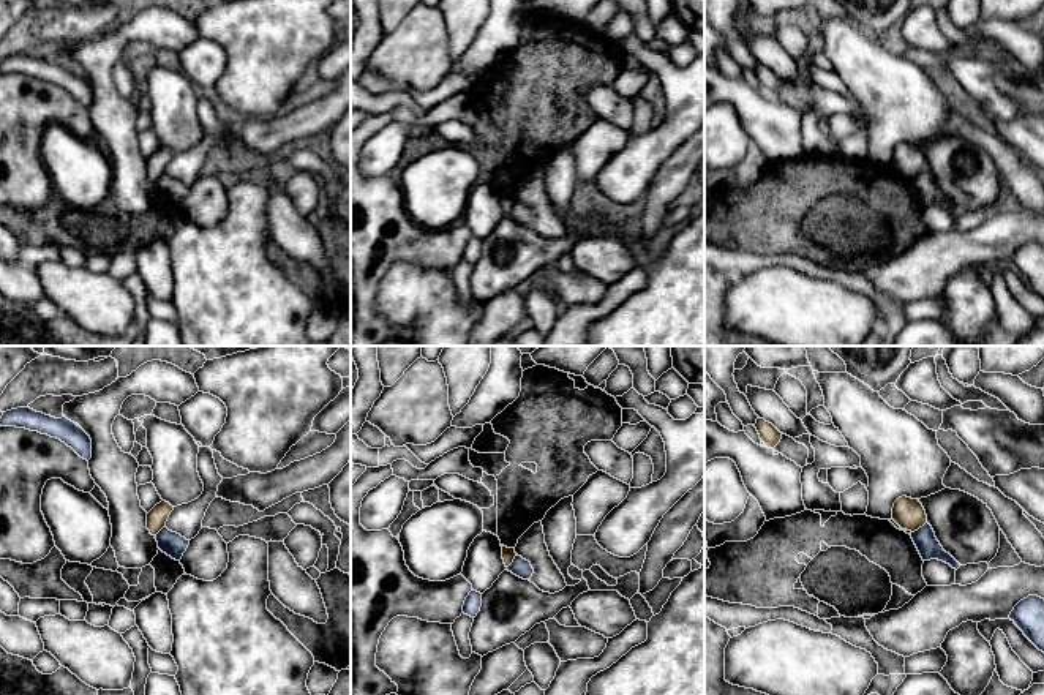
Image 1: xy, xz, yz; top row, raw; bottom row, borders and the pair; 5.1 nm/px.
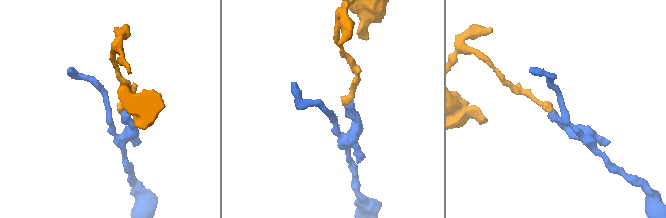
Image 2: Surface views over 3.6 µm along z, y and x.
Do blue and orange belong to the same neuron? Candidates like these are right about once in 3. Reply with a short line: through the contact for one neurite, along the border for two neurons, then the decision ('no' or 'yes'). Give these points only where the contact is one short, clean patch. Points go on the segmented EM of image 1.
line yz (926, 522), (912, 533); no

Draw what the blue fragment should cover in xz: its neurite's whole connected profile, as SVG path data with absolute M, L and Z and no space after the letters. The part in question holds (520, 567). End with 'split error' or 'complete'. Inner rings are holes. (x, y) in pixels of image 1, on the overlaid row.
M518 554L515 556L513 562L507 567L507 570L523 580L531 580L531 577L534 573L531 562L523 559Z | complete

